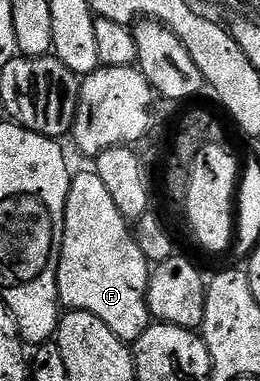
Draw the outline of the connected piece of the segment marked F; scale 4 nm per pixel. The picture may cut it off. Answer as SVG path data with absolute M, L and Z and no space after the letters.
M88 169L79 175L73 174L70 193L66 201L64 214L64 240L60 250L60 264L58 265L58 293L61 304L74 311L88 311L98 321L113 331L125 343L135 344L138 337L150 325L148 314L148 276L150 264L142 249L138 249L136 236L129 220L122 213L118 213L118 205L114 205L114 197L102 185L102 177L96 175L95 170Z

